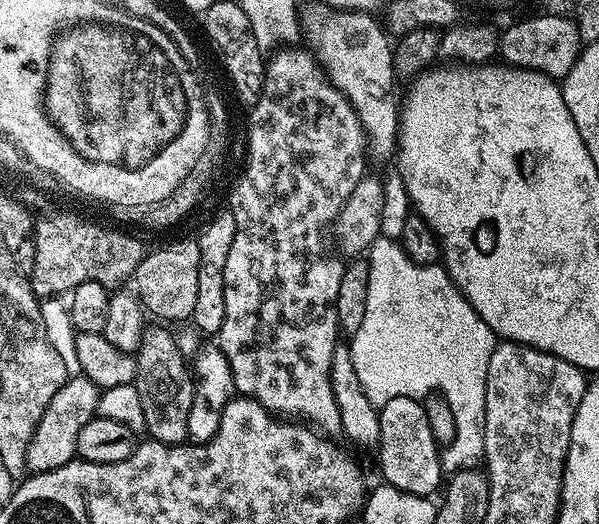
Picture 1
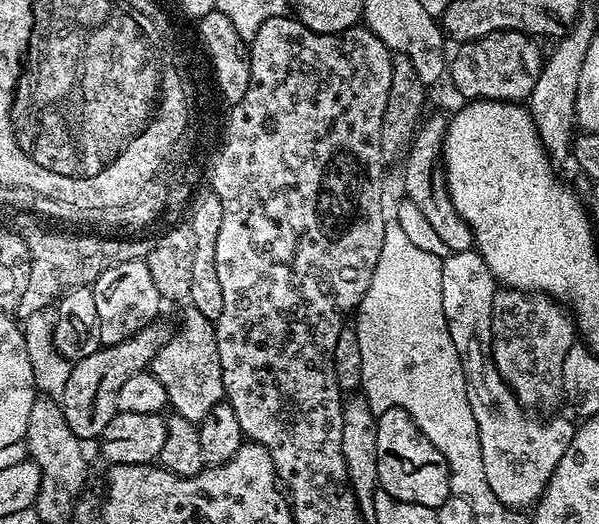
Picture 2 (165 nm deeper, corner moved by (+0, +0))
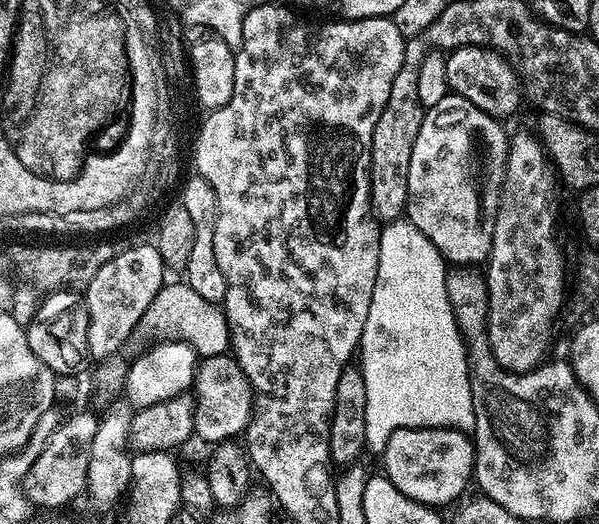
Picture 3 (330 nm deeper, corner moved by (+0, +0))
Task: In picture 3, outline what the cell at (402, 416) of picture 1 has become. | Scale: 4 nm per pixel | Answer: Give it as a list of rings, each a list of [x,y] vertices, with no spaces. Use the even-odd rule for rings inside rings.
[[[399,428],[384,444],[382,459],[383,475],[399,492],[420,504],[440,506],[436,504],[459,501],[468,483],[473,483],[476,445],[469,433],[459,432],[457,428]]]

